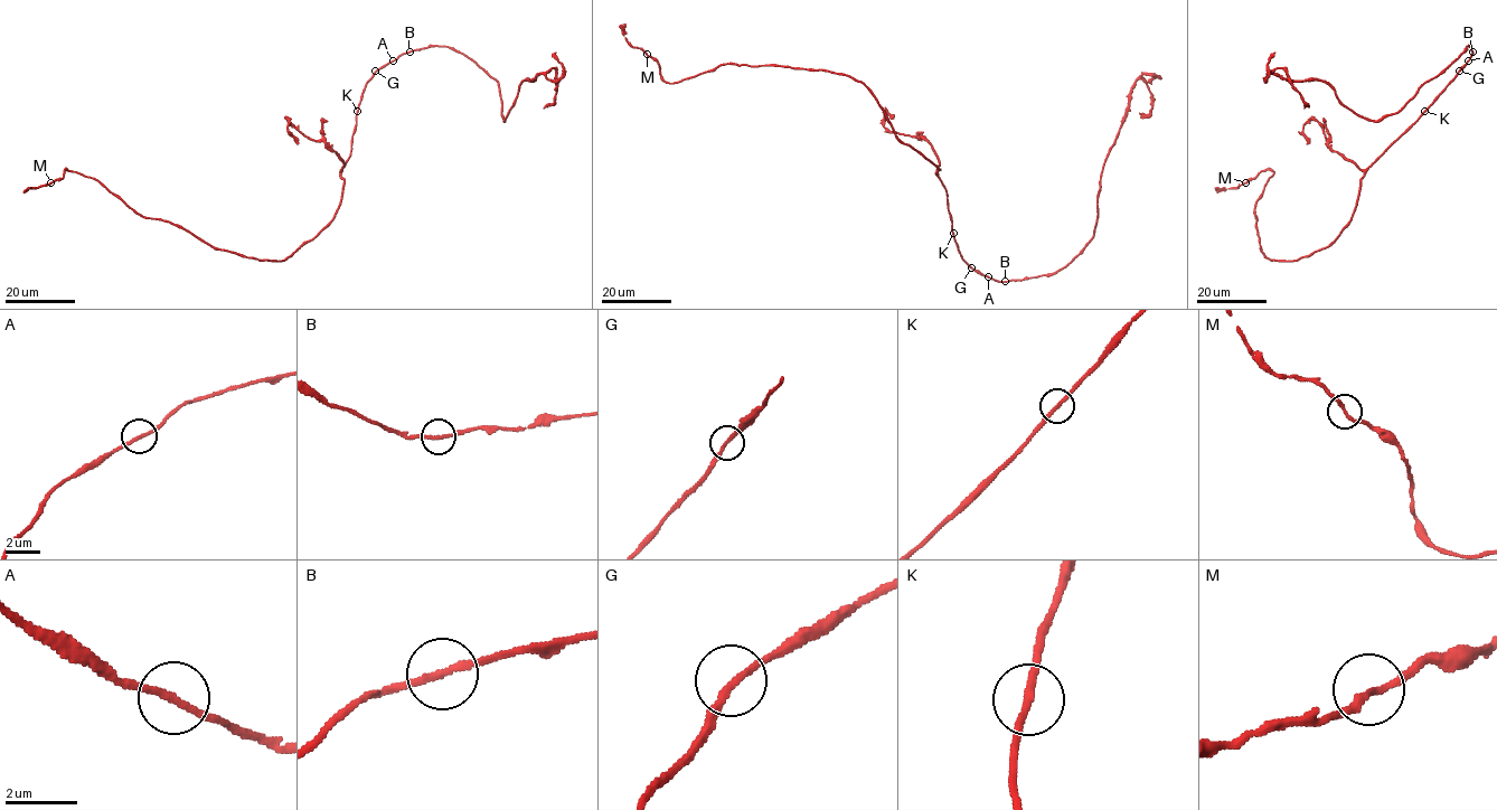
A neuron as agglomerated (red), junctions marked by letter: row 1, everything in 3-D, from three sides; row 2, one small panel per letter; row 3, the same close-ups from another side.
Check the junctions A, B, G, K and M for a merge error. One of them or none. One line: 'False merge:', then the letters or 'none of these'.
False merge: none of these

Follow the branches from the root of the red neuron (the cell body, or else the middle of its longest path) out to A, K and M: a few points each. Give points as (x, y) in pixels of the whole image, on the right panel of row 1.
A: (1394, 141), (1467, 60)
K: (1394, 141), (1424, 111)
M: (1394, 141), (1362, 178), (1340, 234), (1296, 260), (1270, 260), (1261, 251), (1254, 205), (1273, 172), (1245, 182)

